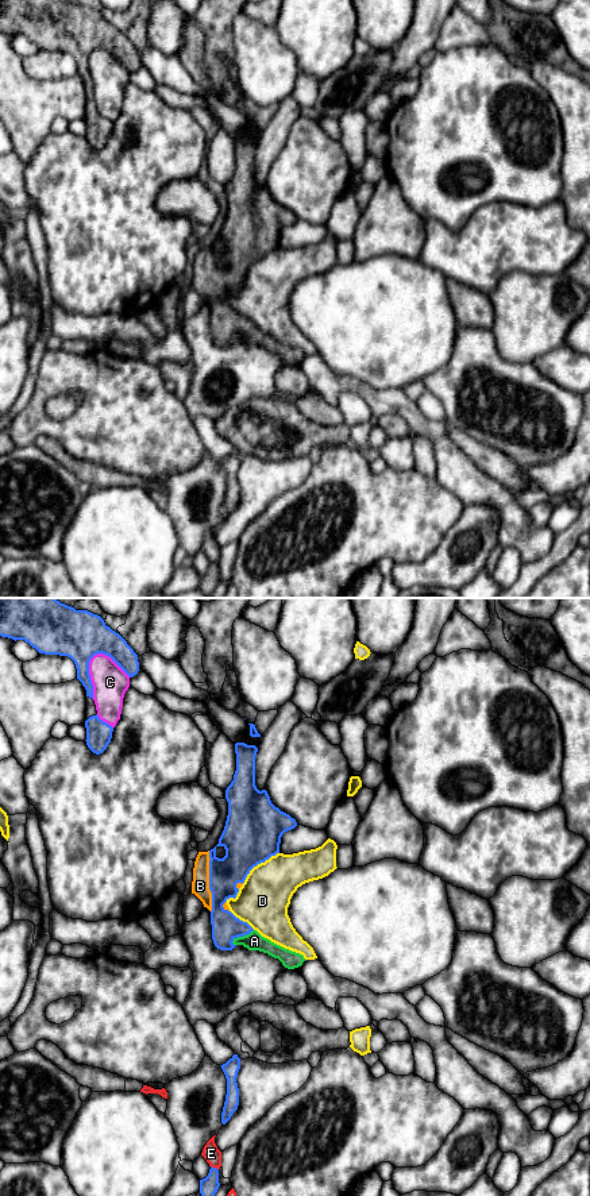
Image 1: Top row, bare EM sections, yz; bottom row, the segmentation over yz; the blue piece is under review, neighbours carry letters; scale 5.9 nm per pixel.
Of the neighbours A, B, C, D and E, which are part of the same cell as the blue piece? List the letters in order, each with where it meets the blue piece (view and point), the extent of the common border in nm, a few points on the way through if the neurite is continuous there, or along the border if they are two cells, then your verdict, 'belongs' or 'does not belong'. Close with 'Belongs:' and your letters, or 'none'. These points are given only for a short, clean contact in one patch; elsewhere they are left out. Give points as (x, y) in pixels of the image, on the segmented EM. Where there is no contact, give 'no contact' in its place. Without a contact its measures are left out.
A: yz (242, 936) | 160 nm | belongs
B: yz (209, 882) | 360 nm | belongs
C: yz (110, 656) | 280 nm | does not belong
D: yz (257, 864) | 300 nm | does not belong
E: yz (215, 1168) | 50 nm | does not belong
Belongs: A, B

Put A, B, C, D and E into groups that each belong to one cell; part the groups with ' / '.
A B / C / D / E

